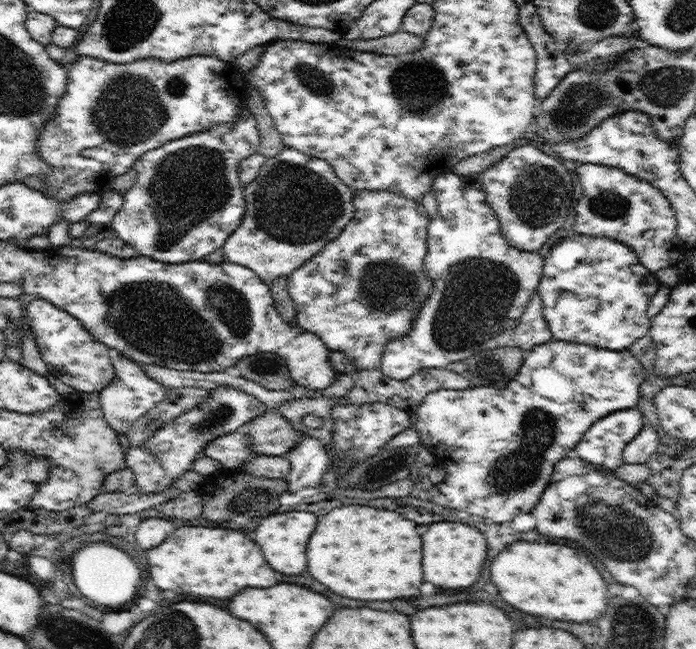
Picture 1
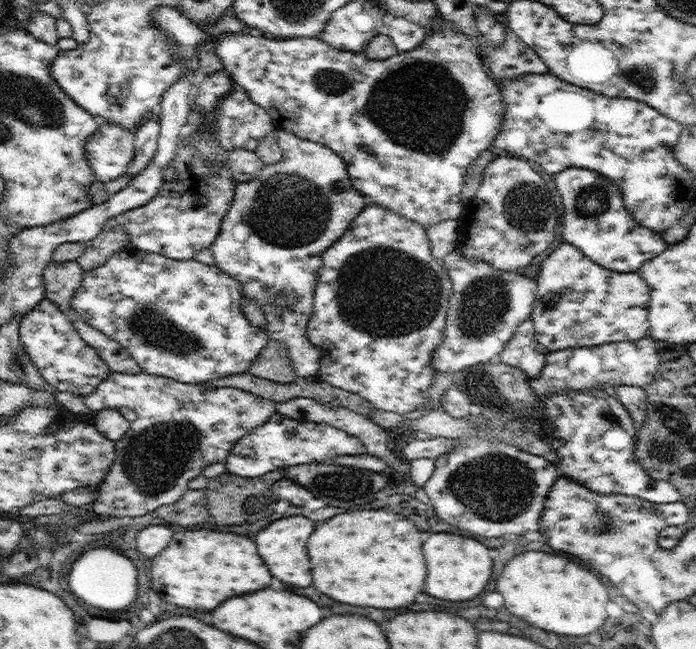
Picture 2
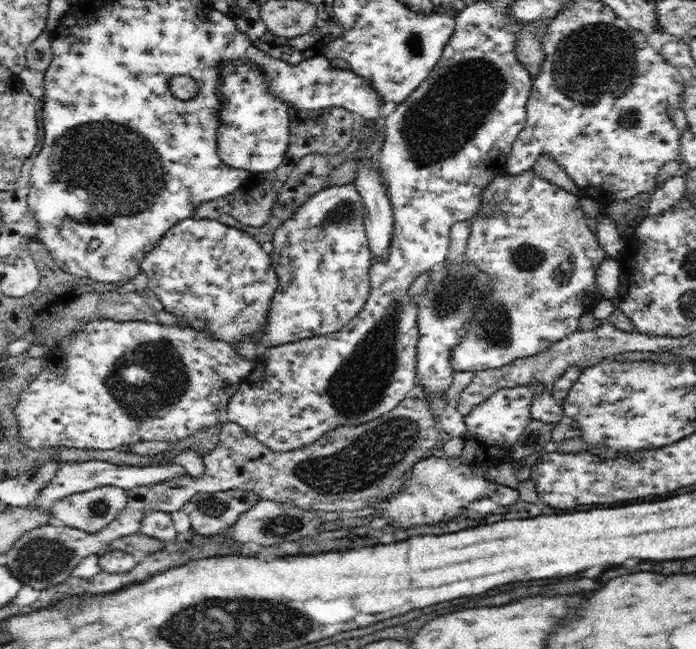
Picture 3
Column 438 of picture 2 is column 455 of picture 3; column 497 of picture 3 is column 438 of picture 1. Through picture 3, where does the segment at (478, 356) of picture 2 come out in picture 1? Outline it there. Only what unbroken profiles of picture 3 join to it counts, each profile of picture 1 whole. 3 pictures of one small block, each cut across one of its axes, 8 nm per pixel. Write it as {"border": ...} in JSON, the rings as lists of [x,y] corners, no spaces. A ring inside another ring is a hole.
{"border":[[[451,171],[436,178],[432,191],[437,200],[438,215],[429,219],[424,271],[432,278],[434,290],[412,322],[410,334],[394,338],[386,344],[380,369],[384,376],[396,380],[406,380],[424,368],[444,368],[458,360],[466,362],[468,357],[482,350],[512,344],[518,320],[524,314],[530,298],[536,294],[543,276],[544,255],[538,251],[518,250],[502,236],[500,220],[487,204],[488,198],[479,184],[479,176],[466,177]]]}

